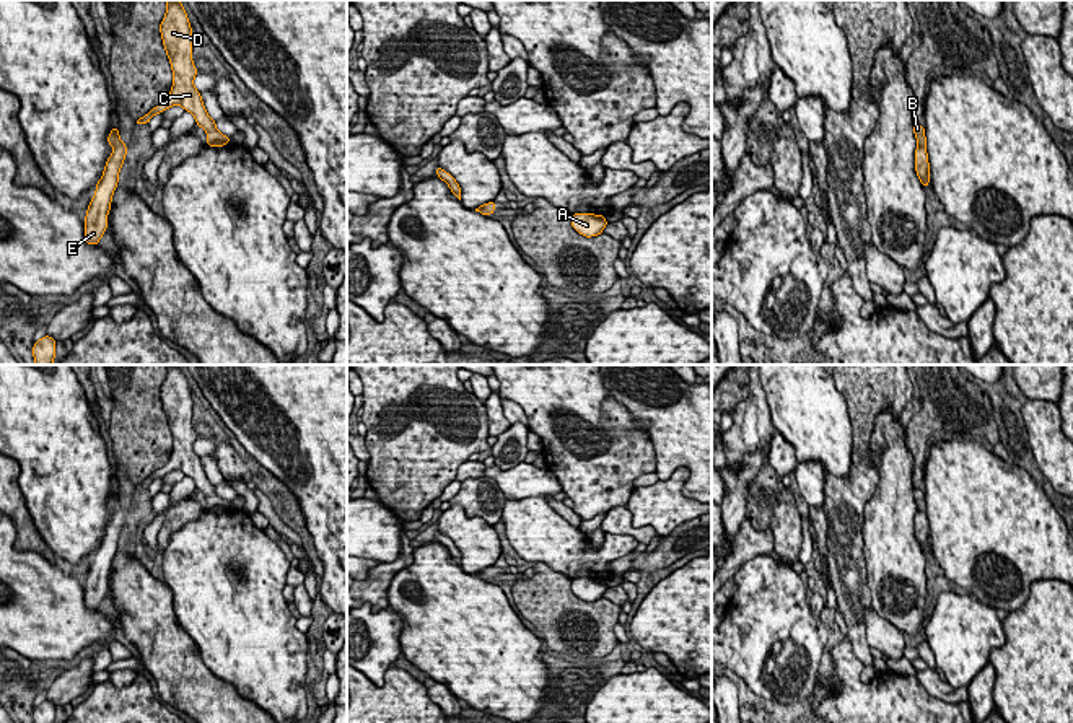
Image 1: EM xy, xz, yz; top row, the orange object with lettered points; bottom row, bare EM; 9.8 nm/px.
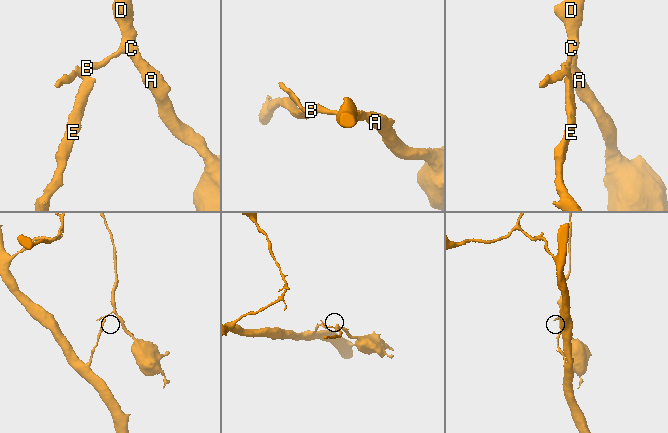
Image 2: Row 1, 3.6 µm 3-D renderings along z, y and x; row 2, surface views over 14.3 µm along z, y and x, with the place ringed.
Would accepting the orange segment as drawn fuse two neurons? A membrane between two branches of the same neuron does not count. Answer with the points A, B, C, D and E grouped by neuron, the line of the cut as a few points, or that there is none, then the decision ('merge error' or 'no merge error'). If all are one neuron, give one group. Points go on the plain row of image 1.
A B C D / E; cut in xy along (121, 507), (116, 512); merge error

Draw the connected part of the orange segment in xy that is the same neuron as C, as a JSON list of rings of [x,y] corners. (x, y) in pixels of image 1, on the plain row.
[[[166,365],[166,379],[160,389],[160,396],[173,433],[173,453],[168,464],[153,472],[142,484],[137,484],[135,490],[148,489],[155,479],[179,469],[184,475],[192,477],[195,489],[207,497],[207,510],[223,511],[230,508],[231,502],[225,502],[217,495],[217,487],[207,479],[200,456],[194,451],[197,433],[192,427],[192,392],[181,365]]]

